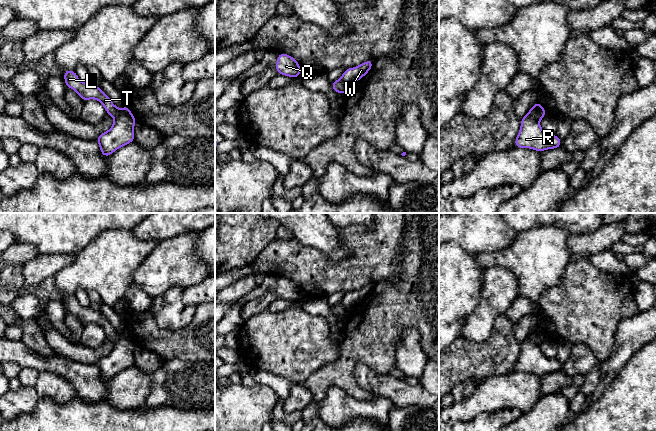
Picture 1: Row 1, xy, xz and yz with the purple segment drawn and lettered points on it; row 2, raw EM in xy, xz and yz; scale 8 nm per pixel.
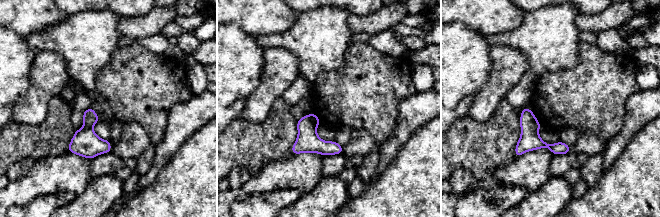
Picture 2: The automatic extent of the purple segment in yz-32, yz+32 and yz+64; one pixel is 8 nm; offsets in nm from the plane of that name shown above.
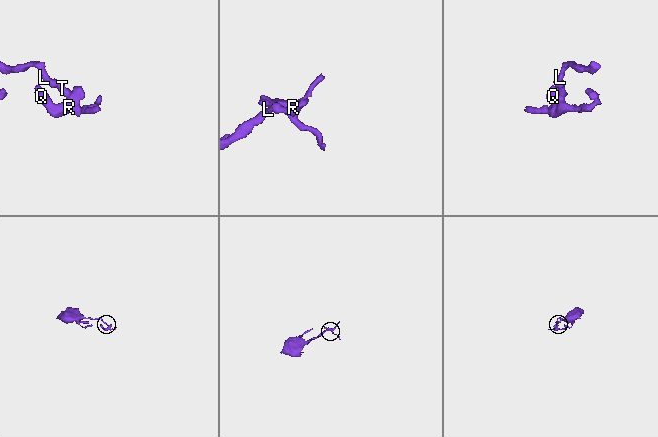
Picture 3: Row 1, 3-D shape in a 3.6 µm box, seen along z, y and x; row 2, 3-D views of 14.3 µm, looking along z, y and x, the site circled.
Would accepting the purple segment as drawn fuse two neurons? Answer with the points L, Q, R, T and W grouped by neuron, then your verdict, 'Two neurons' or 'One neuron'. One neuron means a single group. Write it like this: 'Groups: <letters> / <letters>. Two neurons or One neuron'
Groups: L T / Q R W. Two neurons

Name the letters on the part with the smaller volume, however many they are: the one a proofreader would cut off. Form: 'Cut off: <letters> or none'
Cut off: Q, R, W

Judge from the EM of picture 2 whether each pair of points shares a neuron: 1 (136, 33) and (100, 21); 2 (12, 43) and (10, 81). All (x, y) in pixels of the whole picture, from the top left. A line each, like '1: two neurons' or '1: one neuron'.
1: two neurons
2: one neuron

